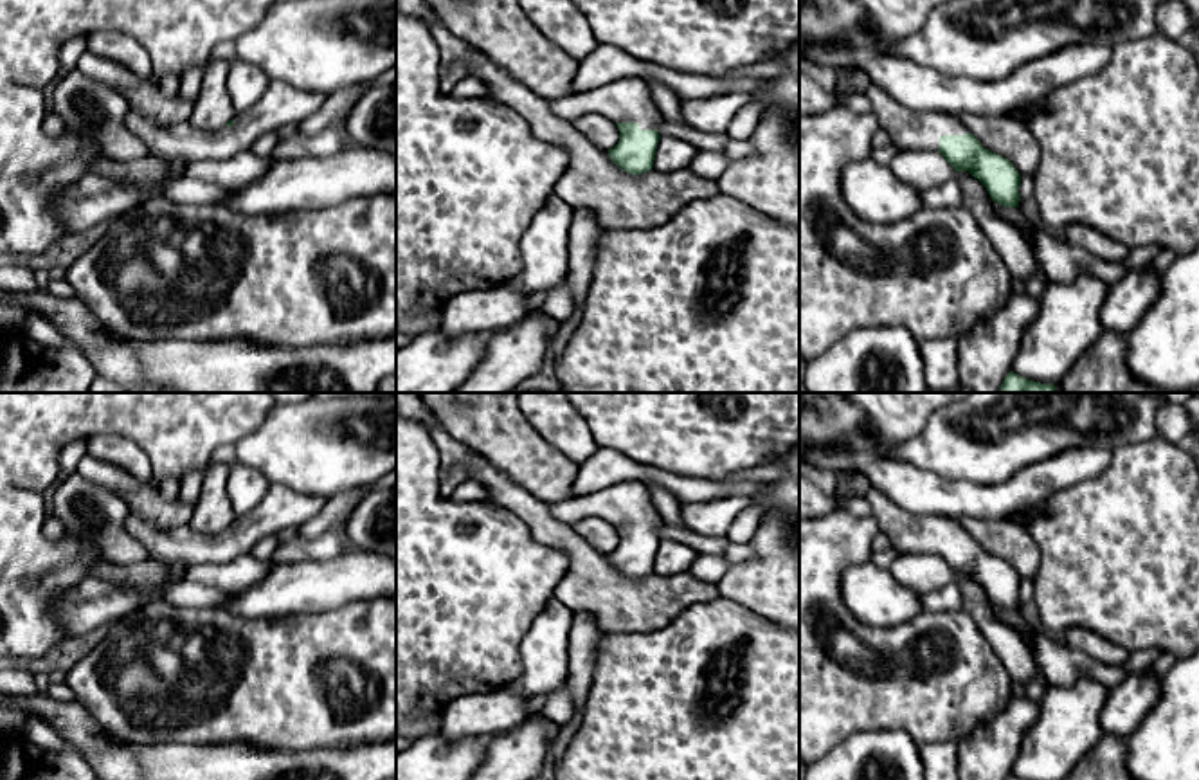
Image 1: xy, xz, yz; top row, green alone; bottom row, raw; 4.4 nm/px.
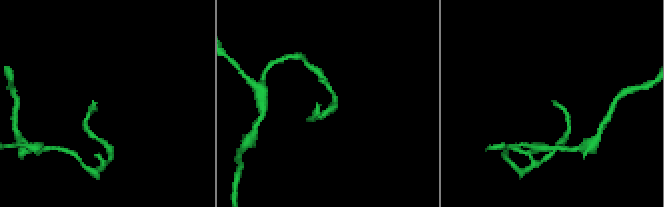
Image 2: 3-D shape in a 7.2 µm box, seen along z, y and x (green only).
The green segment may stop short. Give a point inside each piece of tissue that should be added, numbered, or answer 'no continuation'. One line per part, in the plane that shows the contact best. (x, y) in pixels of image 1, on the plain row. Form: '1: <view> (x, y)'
1: xz (631, 503)

